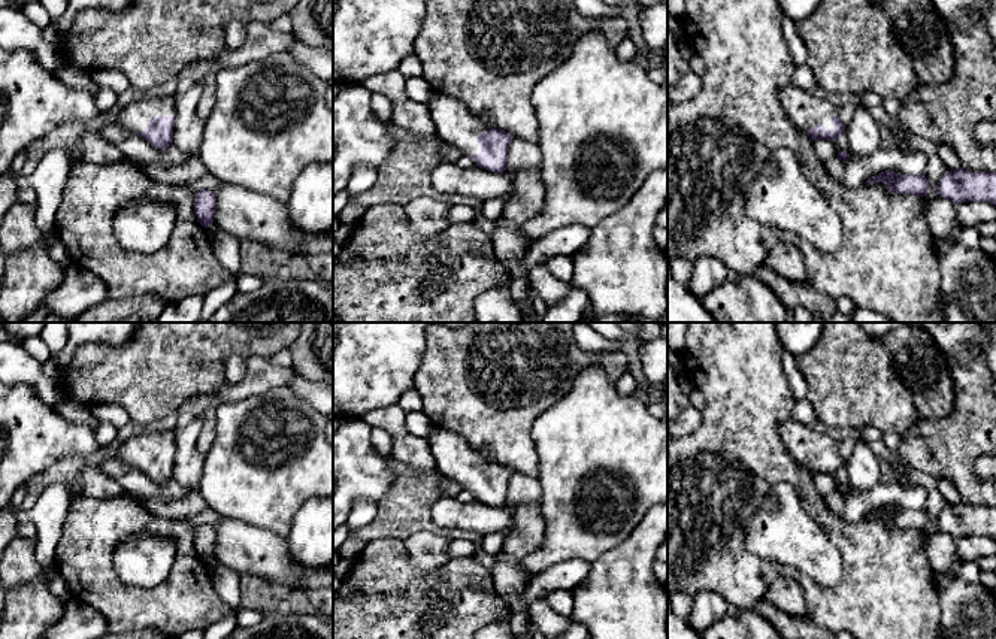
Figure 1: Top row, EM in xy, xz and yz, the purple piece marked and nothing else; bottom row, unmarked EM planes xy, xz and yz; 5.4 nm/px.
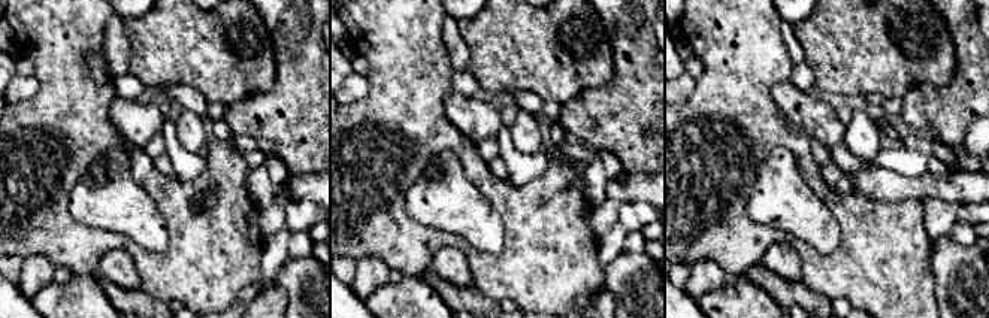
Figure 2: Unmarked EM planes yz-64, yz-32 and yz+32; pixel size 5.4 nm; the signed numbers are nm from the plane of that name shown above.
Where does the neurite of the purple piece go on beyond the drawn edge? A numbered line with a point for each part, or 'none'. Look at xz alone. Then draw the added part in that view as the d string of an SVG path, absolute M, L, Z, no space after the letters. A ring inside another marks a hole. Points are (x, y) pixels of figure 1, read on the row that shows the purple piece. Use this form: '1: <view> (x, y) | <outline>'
1: xz (456, 124) | M433 93L426 103L436 127L436 134L449 145L460 148L464 155L481 152L476 134L487 131L484 119L469 110L458 99L449 94Z

